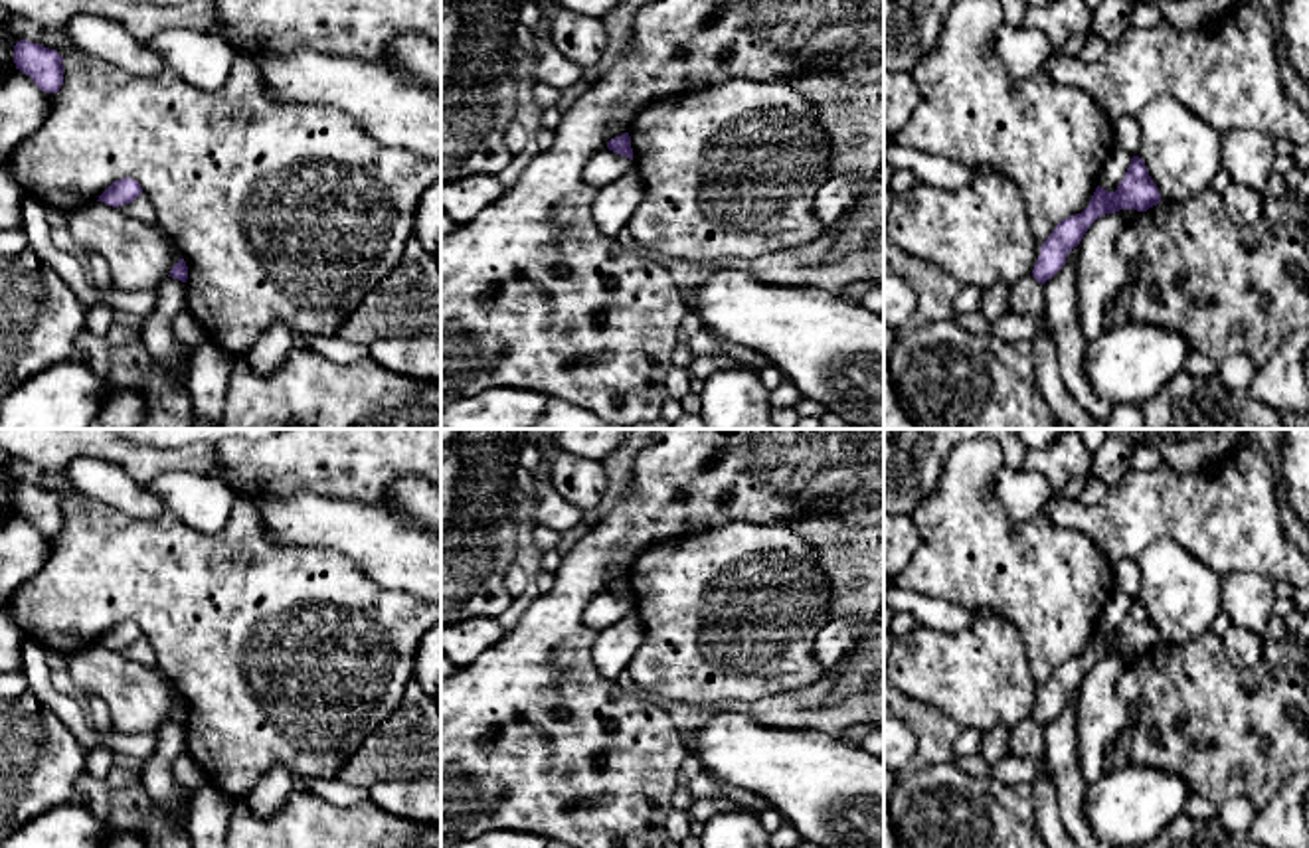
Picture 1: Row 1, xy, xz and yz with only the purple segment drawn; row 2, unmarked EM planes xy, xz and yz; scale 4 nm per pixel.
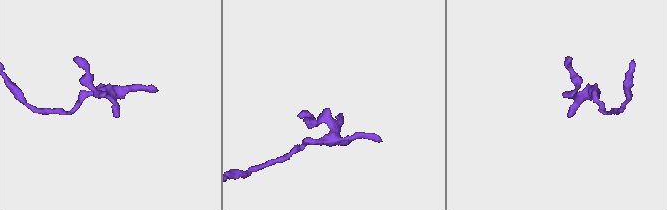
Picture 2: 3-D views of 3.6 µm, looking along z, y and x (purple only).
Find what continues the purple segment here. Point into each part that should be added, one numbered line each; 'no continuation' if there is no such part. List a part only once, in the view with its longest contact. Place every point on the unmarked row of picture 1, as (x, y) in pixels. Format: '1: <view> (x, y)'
no continuation

